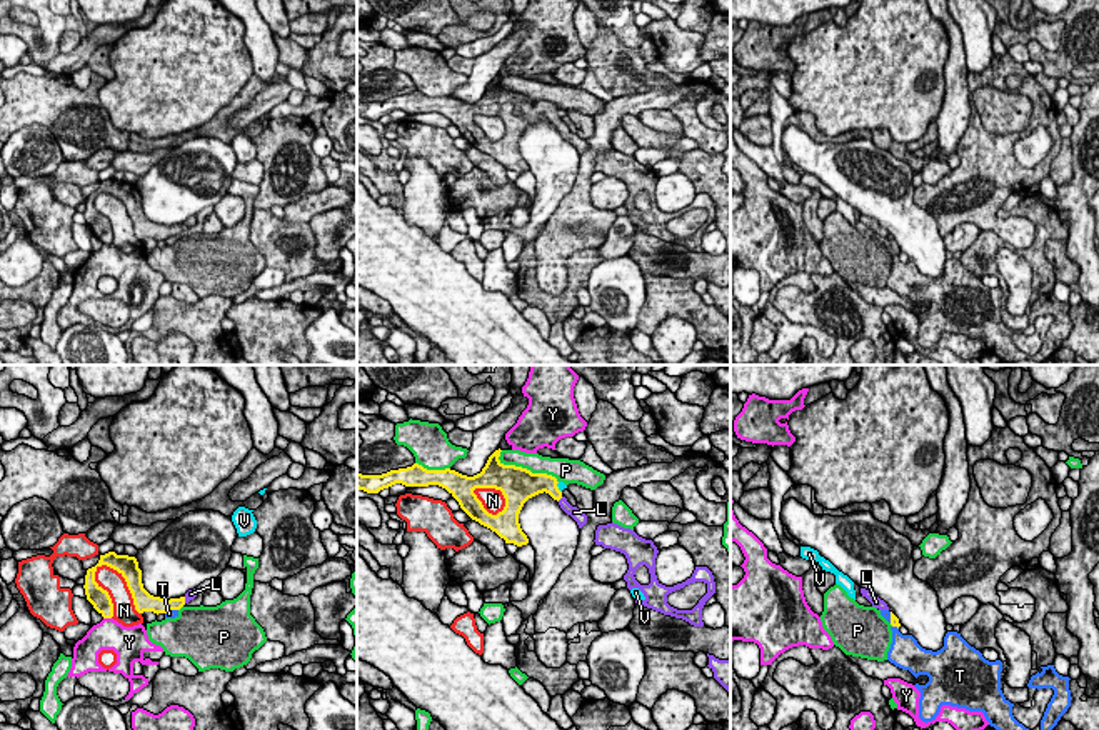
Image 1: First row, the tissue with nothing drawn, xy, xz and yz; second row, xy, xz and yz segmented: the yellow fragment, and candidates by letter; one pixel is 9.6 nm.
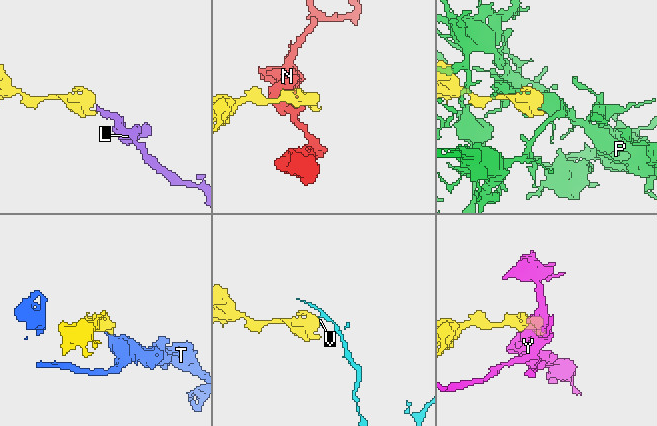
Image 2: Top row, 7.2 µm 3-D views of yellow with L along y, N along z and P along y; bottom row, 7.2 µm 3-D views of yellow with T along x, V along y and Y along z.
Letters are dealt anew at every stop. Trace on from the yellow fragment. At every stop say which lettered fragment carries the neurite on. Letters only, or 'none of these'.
L

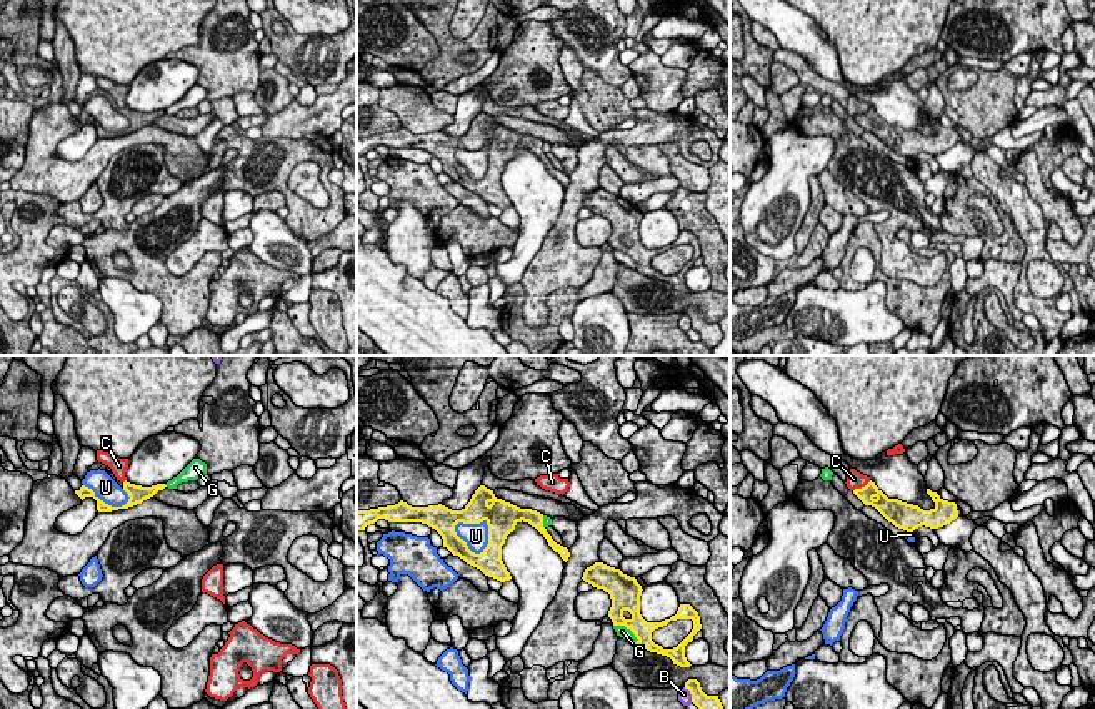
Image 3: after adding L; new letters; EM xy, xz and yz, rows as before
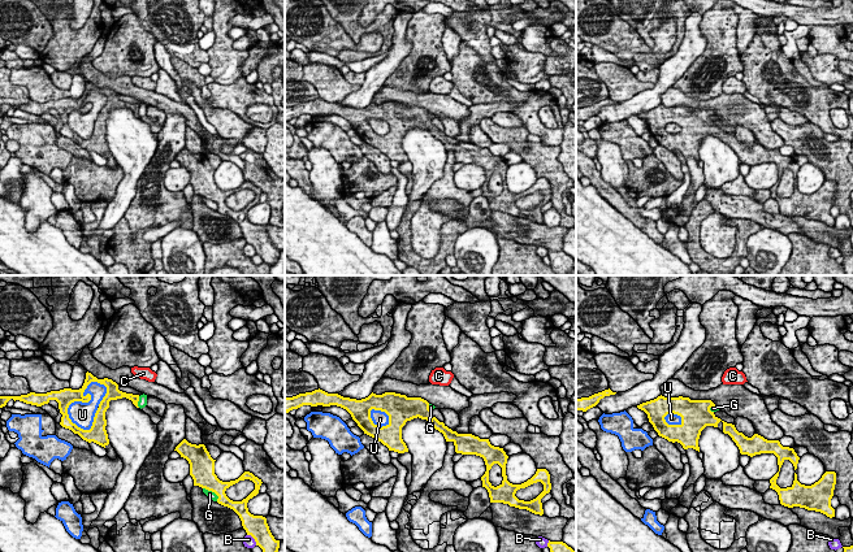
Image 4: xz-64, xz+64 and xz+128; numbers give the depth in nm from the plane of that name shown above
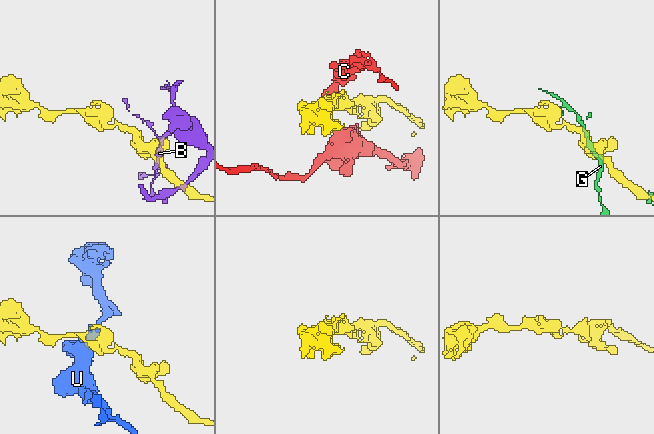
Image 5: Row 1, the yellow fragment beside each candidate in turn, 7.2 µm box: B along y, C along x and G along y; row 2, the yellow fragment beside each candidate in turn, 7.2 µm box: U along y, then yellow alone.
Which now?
none of these

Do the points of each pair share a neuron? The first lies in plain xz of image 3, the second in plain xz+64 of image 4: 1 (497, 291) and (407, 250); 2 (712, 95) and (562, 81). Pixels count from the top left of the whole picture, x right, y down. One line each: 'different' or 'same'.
1: different
2: same

